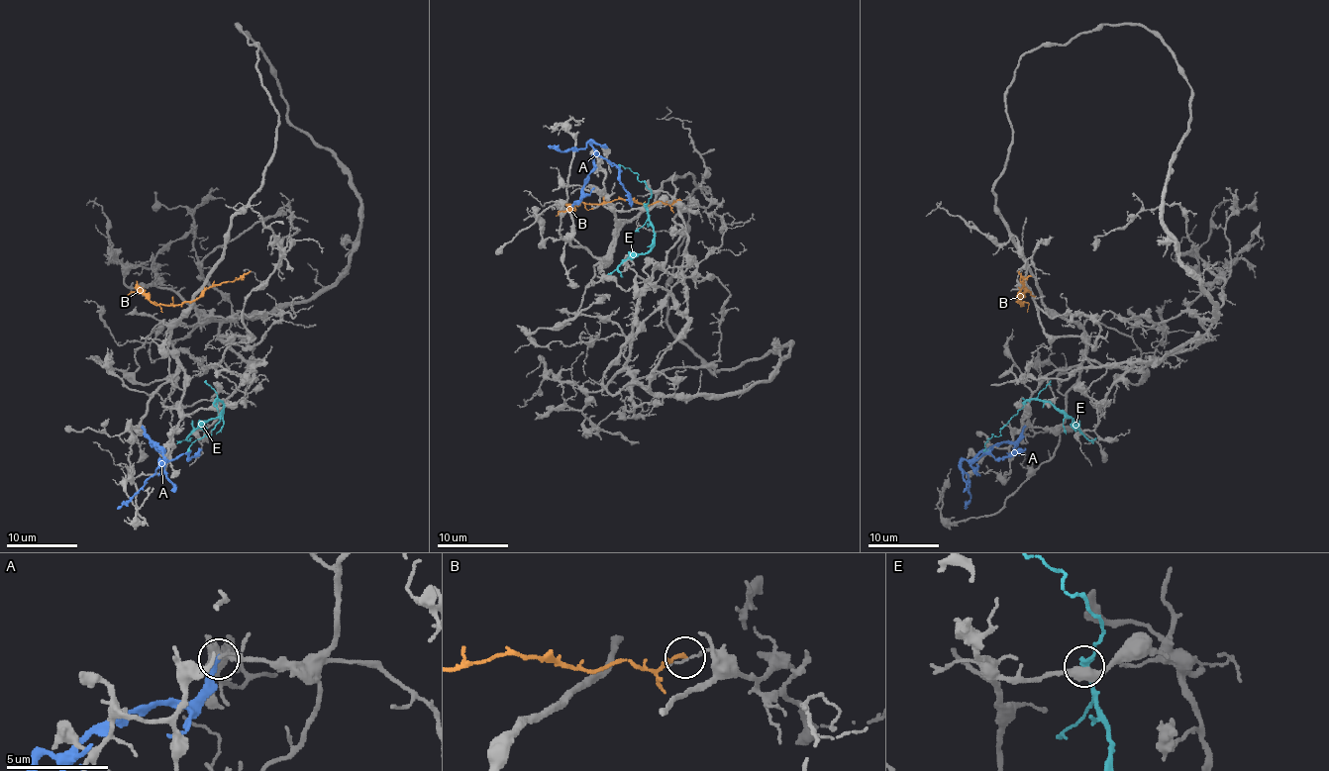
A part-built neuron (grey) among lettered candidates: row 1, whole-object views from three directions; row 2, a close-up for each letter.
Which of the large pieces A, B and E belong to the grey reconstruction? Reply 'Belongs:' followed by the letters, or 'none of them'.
Belongs: none of them

